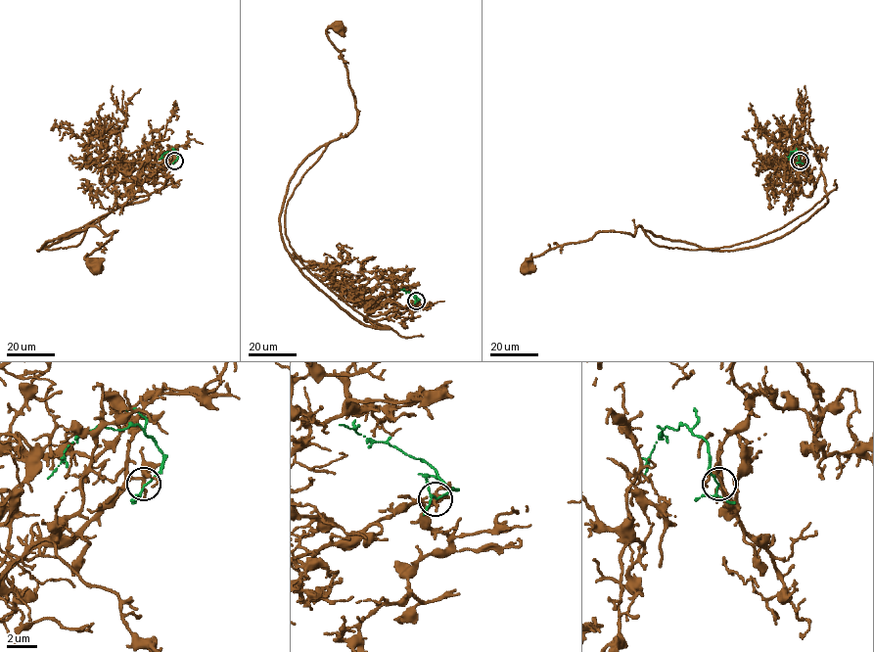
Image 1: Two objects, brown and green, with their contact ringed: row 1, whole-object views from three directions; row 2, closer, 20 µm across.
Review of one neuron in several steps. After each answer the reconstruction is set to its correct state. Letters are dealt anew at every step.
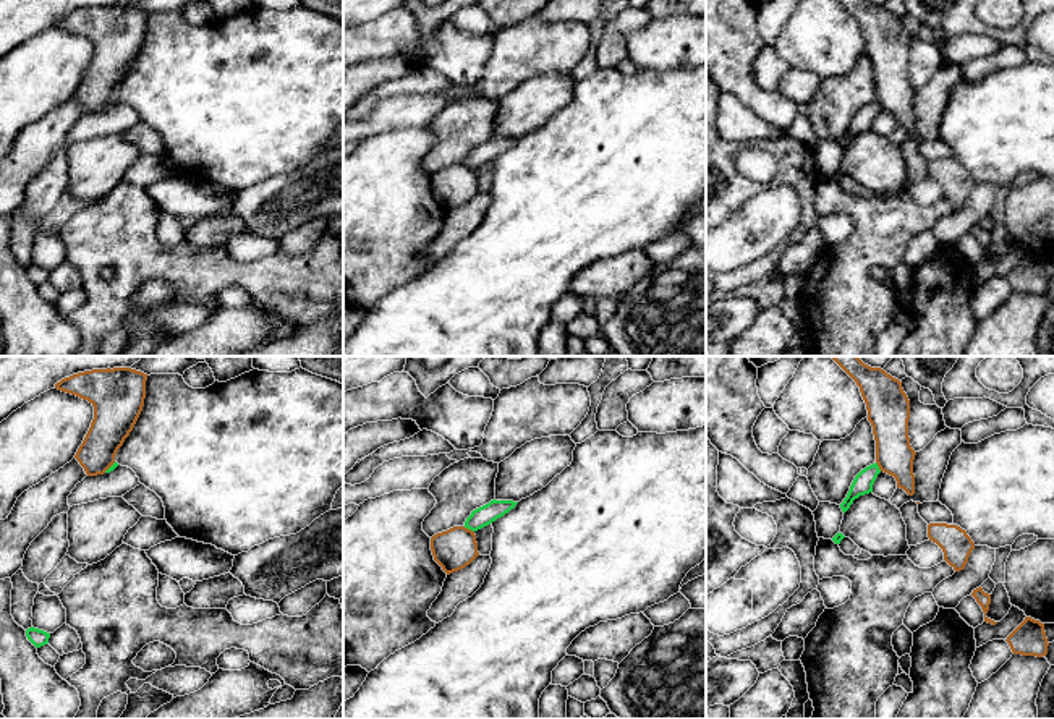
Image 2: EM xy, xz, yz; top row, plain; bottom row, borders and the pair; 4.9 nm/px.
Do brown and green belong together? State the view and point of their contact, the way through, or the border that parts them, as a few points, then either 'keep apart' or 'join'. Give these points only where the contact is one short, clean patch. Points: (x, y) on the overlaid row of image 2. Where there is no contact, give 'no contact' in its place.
contact xz (467, 528); border xz (463, 527), (473, 531); keep apart

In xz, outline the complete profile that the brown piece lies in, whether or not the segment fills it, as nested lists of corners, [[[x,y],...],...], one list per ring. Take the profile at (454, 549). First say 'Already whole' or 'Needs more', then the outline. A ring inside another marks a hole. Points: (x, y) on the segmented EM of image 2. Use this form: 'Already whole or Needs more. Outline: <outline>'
Already whole. Outline: [[[453,526],[431,538],[434,560],[450,575],[470,565],[478,555],[474,531]]]

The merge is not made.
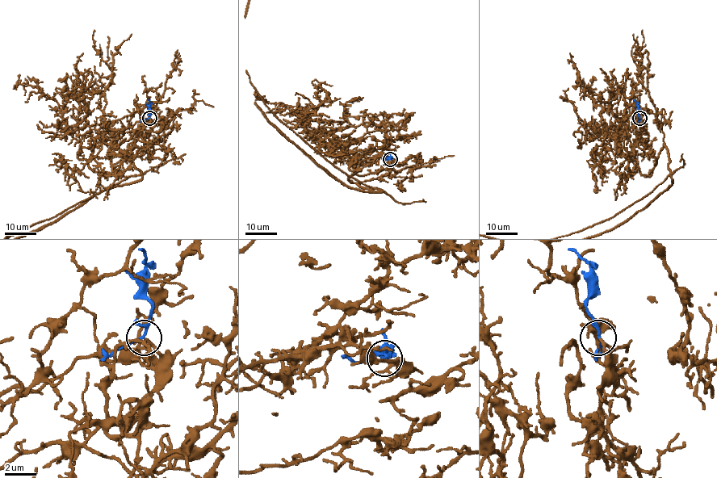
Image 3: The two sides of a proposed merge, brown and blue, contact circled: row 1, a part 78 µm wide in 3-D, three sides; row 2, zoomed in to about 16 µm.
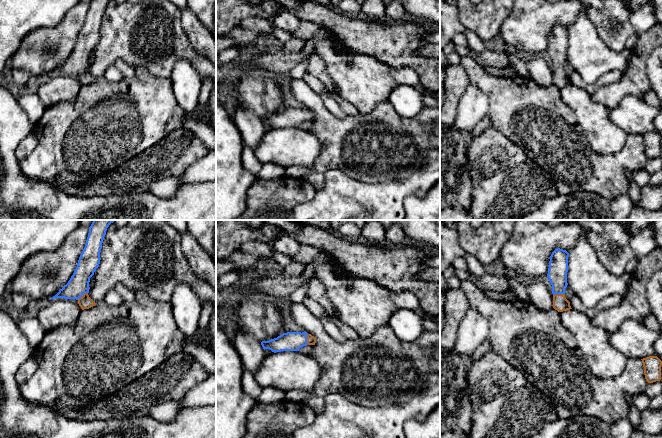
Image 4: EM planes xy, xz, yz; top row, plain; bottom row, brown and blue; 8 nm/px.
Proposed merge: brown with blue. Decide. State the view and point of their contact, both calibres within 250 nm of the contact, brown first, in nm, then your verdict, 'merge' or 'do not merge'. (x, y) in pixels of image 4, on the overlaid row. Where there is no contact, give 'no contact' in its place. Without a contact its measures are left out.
contact yz (558, 294); calibres 120 and 160 nm; merge

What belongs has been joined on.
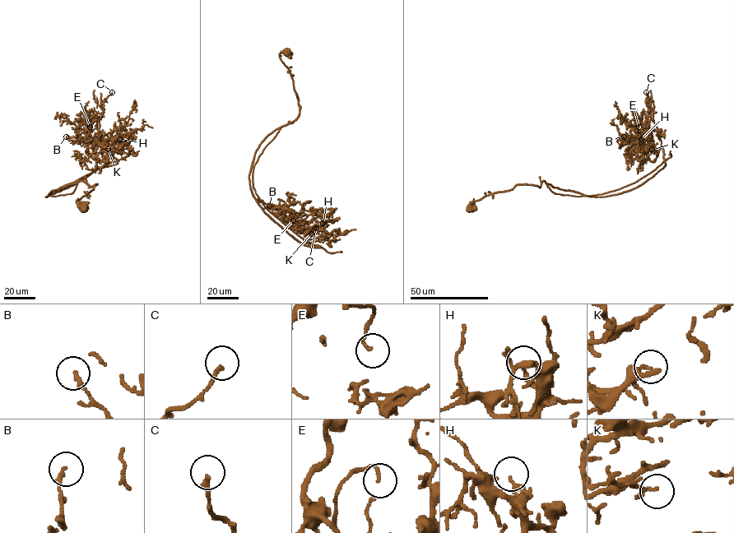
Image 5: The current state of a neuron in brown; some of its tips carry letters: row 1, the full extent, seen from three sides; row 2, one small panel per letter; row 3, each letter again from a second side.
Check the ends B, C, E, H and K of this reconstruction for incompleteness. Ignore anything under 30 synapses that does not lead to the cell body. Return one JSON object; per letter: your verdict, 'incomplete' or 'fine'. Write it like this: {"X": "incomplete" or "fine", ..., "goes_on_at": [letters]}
{"B": "fine", "C": "fine", "E": "fine", "H": "fine", "K": "fine", "goes_on_at": []}

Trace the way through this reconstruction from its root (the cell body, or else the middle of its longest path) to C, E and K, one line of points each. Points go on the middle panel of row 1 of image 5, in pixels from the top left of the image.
C: (287, 53), (280, 58), (299, 116), (265, 148), (253, 186), (320, 247), (297, 227), (315, 228)
E: (287, 53), (299, 116), (253, 179), (268, 210), (320, 247), (304, 241), (317, 226), (293, 220)
K: (287, 53), (280, 58), (299, 116), (265, 148), (253, 186), (270, 211), (320, 247), (304, 241), (311, 234)

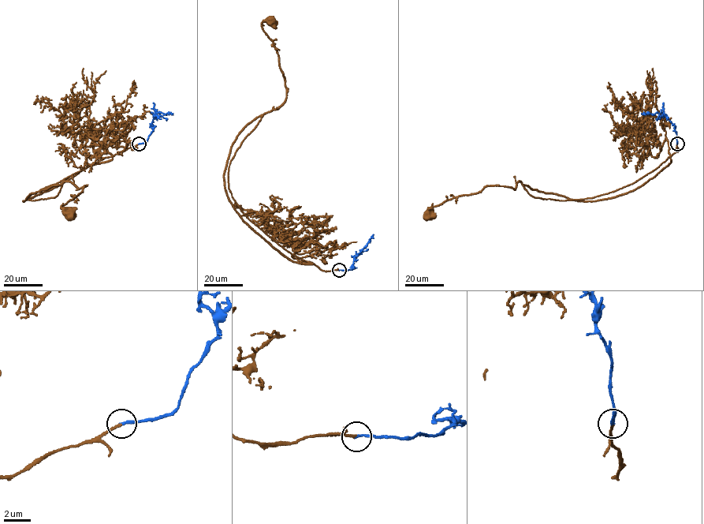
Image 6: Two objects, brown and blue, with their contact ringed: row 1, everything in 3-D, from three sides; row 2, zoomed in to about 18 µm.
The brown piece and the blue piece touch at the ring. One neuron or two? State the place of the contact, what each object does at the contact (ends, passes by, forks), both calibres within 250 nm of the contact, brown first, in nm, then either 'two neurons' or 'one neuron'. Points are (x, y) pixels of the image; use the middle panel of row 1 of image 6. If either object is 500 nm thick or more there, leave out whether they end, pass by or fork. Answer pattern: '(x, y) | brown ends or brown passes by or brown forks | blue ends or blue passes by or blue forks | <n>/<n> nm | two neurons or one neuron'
(339, 270) | brown ends | blue ends | 180/170 nm | one neuron

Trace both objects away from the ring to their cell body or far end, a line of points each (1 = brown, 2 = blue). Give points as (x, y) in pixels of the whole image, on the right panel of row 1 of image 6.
1: (676, 144), (656, 169), (595, 196), (535, 198), (519, 181), (447, 199), (429, 215)
2: (676, 144), (674, 125), (664, 115), (661, 117), (657, 112), (641, 113)

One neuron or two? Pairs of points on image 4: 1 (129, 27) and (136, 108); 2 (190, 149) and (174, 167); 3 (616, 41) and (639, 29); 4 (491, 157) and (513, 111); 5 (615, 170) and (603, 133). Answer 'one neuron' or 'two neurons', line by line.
1: two neurons
2: one neuron
3: two neurons
4: two neurons
5: two neurons

